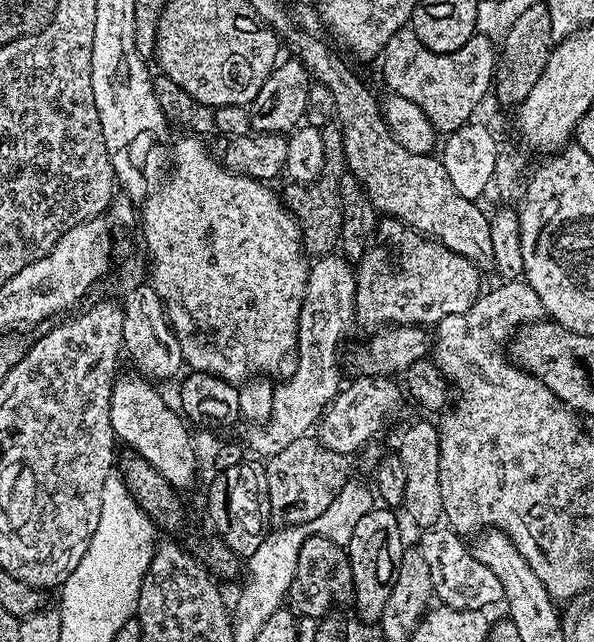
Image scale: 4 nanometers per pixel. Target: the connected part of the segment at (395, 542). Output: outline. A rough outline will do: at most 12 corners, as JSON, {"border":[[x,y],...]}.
{"border":[[391,507],[346,540],[356,612],[379,625],[406,551]]}

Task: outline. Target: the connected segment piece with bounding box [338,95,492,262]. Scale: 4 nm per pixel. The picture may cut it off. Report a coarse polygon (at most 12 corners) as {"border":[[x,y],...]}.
{"border":[[375,95],[344,100],[347,171],[373,208],[491,261],[489,213],[411,153]]}

